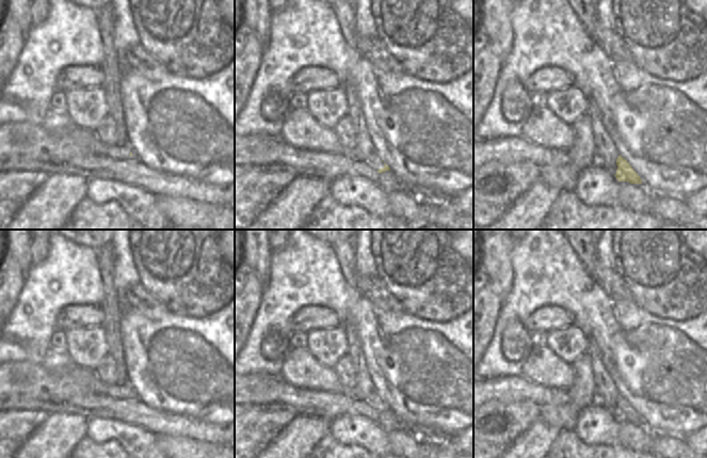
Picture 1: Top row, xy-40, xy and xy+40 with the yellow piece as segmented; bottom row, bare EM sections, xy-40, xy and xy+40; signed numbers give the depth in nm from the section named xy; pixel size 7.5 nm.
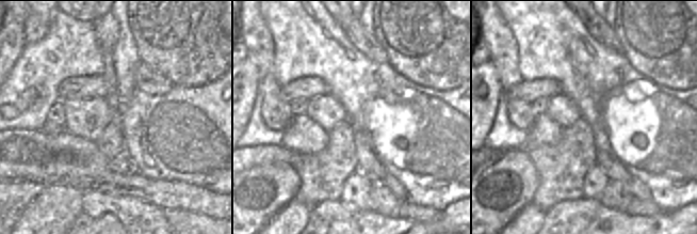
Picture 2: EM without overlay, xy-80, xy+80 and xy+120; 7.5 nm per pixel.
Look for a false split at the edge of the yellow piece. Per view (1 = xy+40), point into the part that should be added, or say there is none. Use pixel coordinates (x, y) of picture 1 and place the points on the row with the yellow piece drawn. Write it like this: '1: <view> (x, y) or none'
1: none

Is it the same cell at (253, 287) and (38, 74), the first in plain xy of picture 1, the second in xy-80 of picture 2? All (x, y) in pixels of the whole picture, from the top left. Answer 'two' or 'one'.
two

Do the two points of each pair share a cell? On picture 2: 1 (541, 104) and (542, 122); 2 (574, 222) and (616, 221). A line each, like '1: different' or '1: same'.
1: different
2: same

